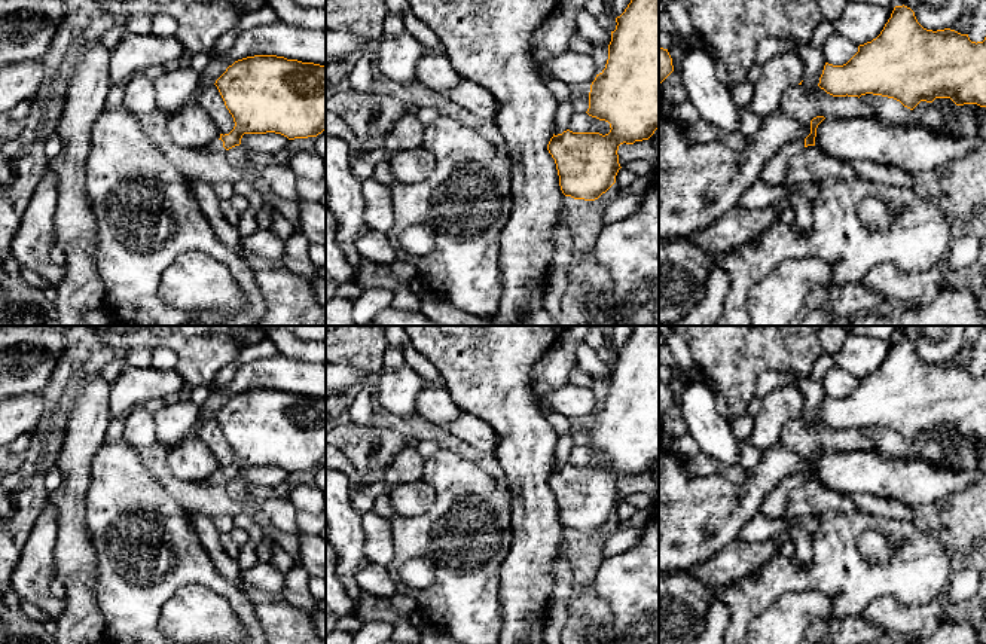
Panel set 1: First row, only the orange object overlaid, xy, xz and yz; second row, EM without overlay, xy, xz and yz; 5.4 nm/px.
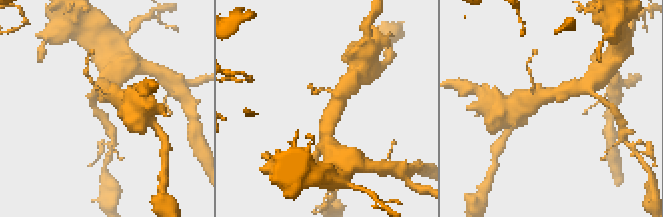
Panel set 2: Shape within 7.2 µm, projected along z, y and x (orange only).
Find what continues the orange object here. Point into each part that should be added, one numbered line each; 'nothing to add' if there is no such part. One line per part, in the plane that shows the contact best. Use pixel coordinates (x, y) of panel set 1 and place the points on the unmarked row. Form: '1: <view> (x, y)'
1: xy (216, 479)

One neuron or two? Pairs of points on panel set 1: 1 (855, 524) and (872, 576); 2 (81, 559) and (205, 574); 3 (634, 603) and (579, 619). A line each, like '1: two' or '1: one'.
1: one
2: two
3: two

